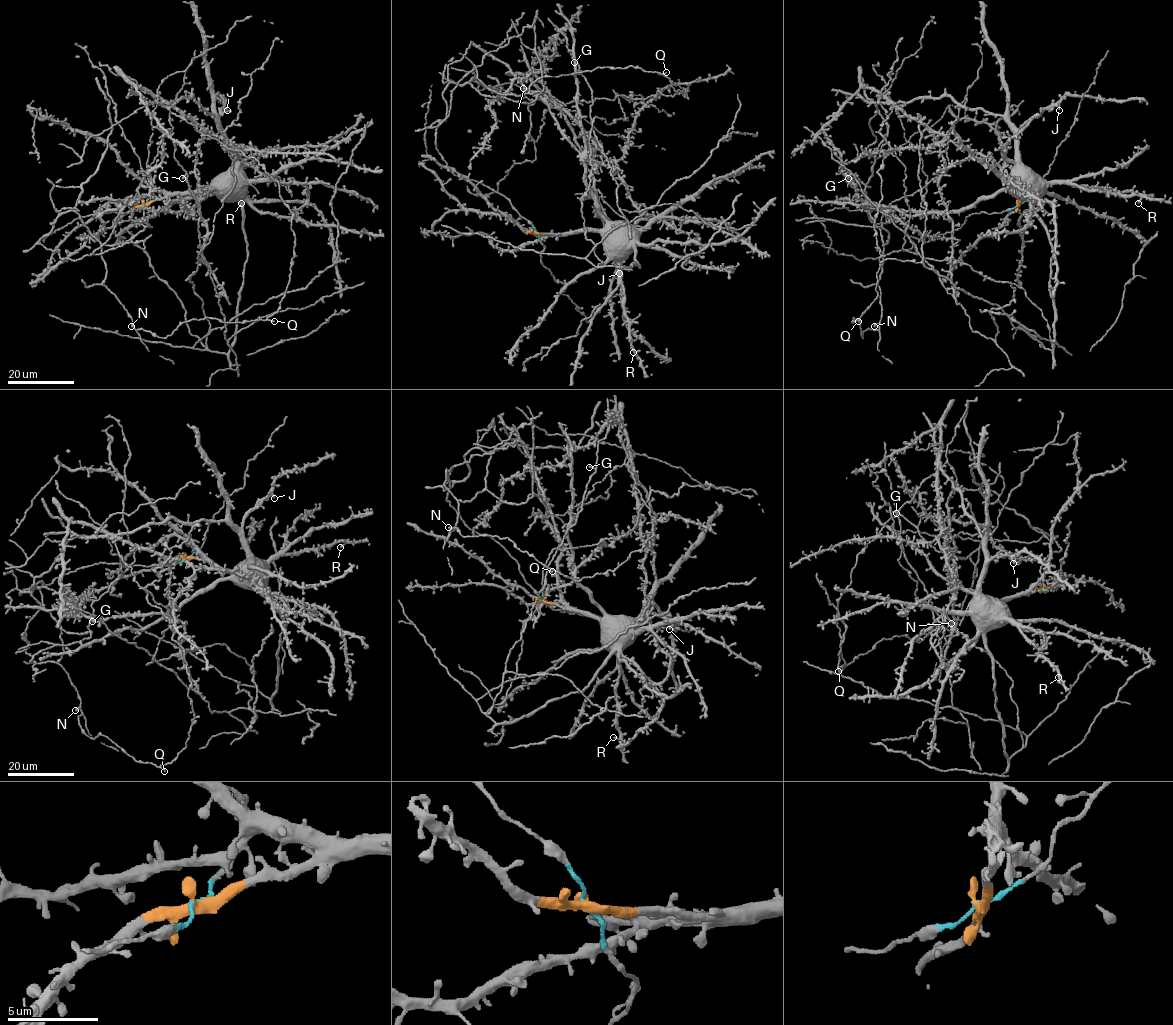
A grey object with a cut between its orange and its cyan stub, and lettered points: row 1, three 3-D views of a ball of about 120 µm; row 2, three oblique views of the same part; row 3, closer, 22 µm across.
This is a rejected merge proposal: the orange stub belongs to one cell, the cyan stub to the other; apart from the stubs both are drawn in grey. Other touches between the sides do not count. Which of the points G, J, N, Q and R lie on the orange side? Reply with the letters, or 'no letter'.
G, J, R

